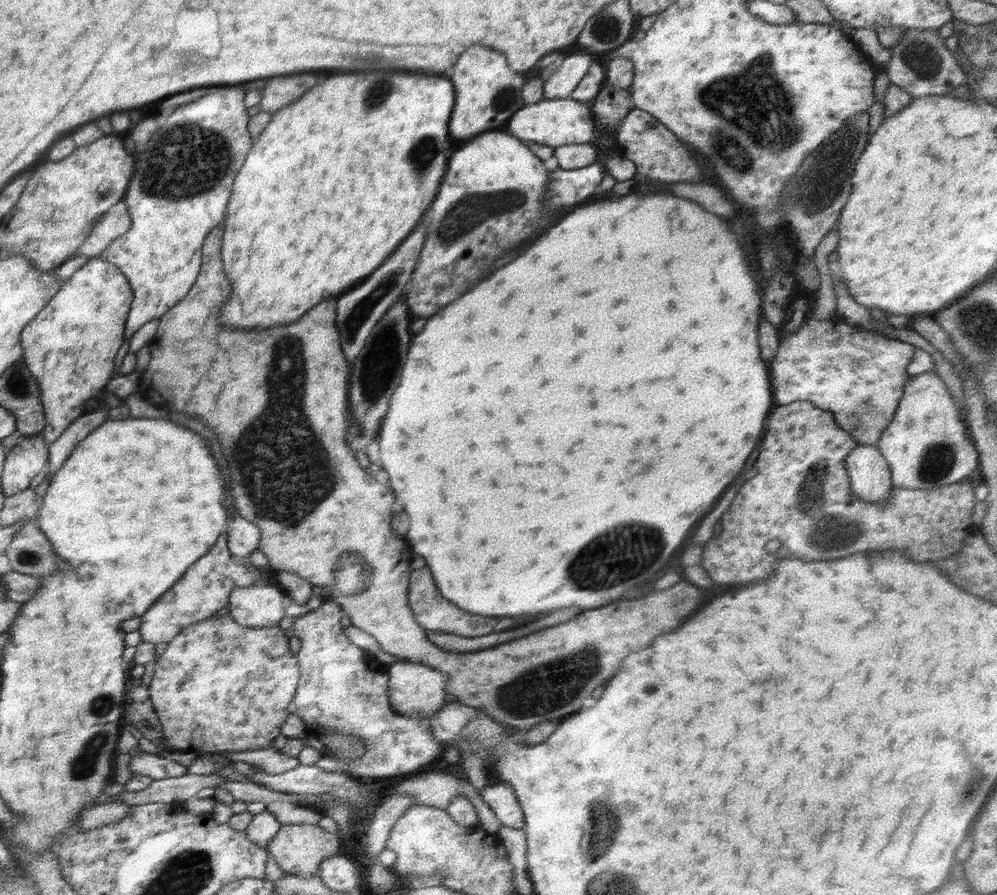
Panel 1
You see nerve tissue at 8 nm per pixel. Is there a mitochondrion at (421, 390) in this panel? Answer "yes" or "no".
no

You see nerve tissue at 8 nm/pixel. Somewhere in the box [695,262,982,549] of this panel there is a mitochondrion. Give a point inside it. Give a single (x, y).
(938, 459)

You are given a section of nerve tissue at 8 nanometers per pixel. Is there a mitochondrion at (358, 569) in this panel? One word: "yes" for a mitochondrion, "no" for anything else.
yes

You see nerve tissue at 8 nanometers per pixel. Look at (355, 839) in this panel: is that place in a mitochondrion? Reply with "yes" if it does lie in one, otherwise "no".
no

